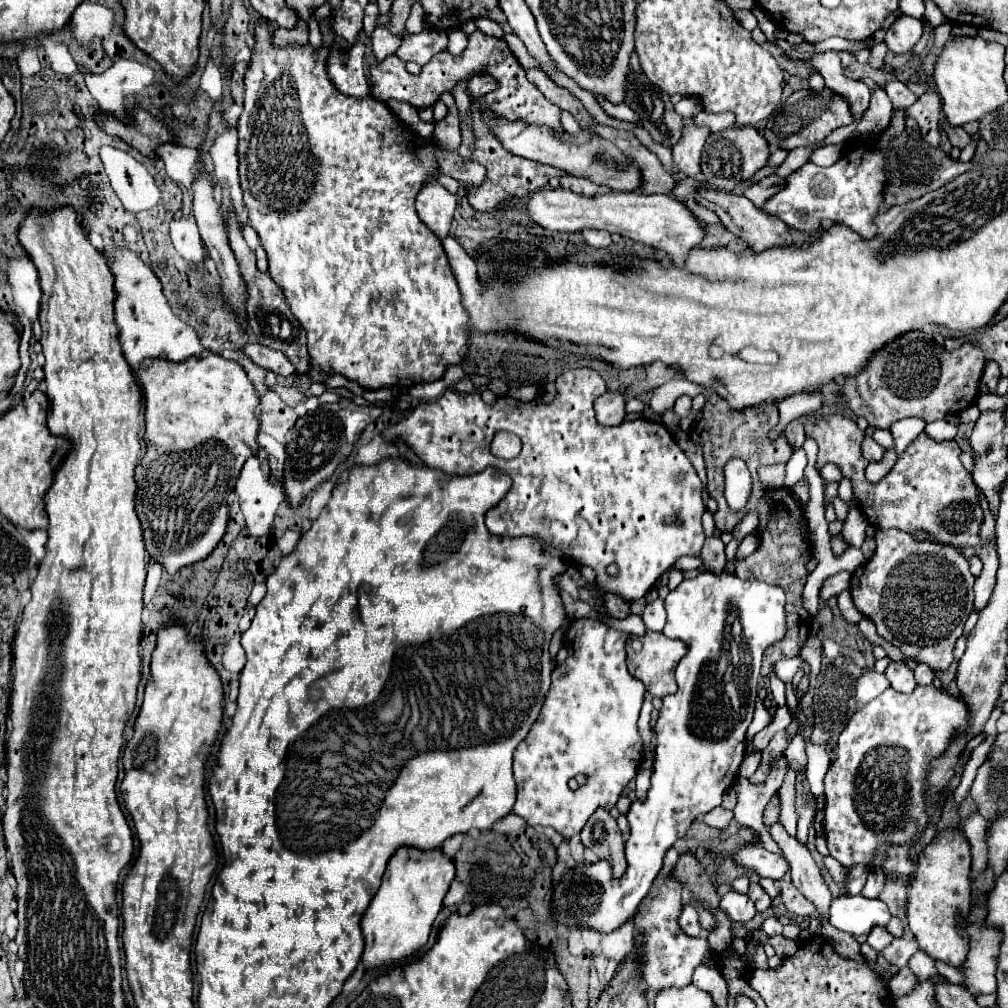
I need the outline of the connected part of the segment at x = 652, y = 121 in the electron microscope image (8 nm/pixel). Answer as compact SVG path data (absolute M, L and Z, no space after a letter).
M630 72L628 102L638 112L642 126L650 132L654 142L672 148L684 134L684 118L676 114L670 96L658 86L652 86L644 74Z

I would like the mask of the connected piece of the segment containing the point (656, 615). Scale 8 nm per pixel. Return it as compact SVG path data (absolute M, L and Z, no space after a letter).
M658 597L656 600L648 602L641 617L647 629L661 632L667 619L664 600Z

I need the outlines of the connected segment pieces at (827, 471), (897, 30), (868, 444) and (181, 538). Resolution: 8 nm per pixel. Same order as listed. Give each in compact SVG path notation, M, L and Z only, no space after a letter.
M826 464L824 470L820 470L820 474L822 474L822 478L828 480L828 482L840 482L840 480L842 480L842 472L840 472L840 468L834 466L834 464Z
M902 14L886 32L886 44L894 54L906 54L912 52L920 36L922 36L922 20Z
M864 438L864 442L862 442L862 454L864 454L864 458L868 460L868 462L880 462L882 458L884 458L884 448L880 446L880 444L876 444L872 438Z
M210 350L182 362L144 360L138 380L146 402L146 456L136 468L138 514L146 532L150 558L176 574L182 566L206 558L212 546L220 542L220 536L224 536L228 520L226 496L234 488L246 458L256 456L260 450L256 442L260 428L256 406L260 404L260 396L238 362L224 360Z

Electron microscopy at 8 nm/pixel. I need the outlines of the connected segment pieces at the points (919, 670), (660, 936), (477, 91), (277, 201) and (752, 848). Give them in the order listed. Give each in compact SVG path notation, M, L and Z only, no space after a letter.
M918 664L914 674L916 674L918 684L932 684L932 680L934 680L934 672L926 664Z
M670 876L658 880L658 890L652 896L652 904L646 914L634 920L636 932L634 942L640 946L642 952L642 976L644 982L654 990L664 988L684 988L692 982L692 972L708 950L708 940L704 936L692 938L686 936L678 926L678 914L682 910L682 886Z
M478 74L478 76L472 76L466 84L466 90L468 90L468 96L472 98L478 98L478 96L484 96L492 90L496 90L496 82L492 80L492 76L488 74Z
M256 24L256 52L252 54L248 74L246 74L246 92L244 92L244 112L238 120L238 158L240 158L240 186L244 192L244 206L248 210L248 220L256 234L260 236L262 248L268 254L268 272L272 280L282 286L284 296L288 298L288 306L296 320L304 326L308 334L308 354L312 370L306 376L314 382L328 382L332 374L342 374L344 378L358 382L366 390L378 388L408 388L420 382L440 380L448 366L462 364L468 352L468 328L470 316L462 304L462 296L444 254L440 238L428 230L428 226L418 218L414 210L414 200L420 186L428 180L430 170L446 170L448 176L462 182L462 186L484 180L486 170L476 162L462 164L458 154L448 154L438 148L432 140L422 140L412 130L404 128L404 124L378 100L362 100L344 96L332 86L326 74L326 58L328 48L312 48L306 46L290 46L290 48L274 48L268 24Z
M754 842L736 846L732 860L734 860L734 864L756 872L760 878L780 880L780 878L784 878L784 874L788 870L788 862L782 856L776 856L776 854L768 852L764 846L754 844Z

